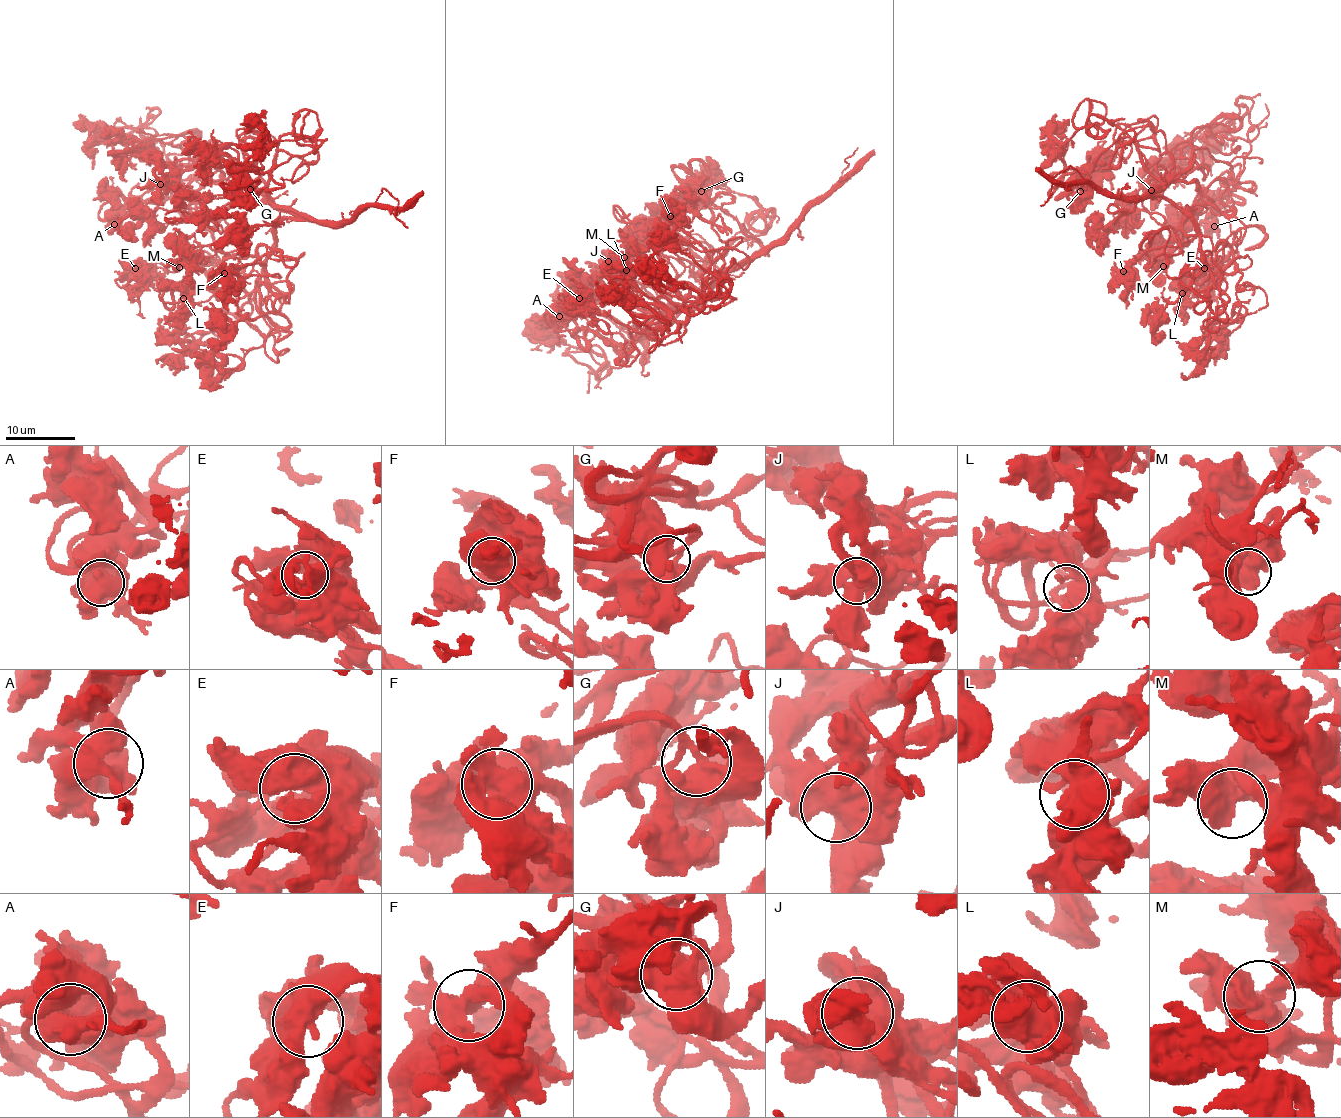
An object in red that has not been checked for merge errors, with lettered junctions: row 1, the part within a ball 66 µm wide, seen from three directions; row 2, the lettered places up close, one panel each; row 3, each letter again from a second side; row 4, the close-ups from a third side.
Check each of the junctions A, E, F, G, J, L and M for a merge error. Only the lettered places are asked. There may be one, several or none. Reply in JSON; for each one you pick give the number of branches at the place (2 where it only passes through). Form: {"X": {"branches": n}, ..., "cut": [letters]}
{"cut": []}

